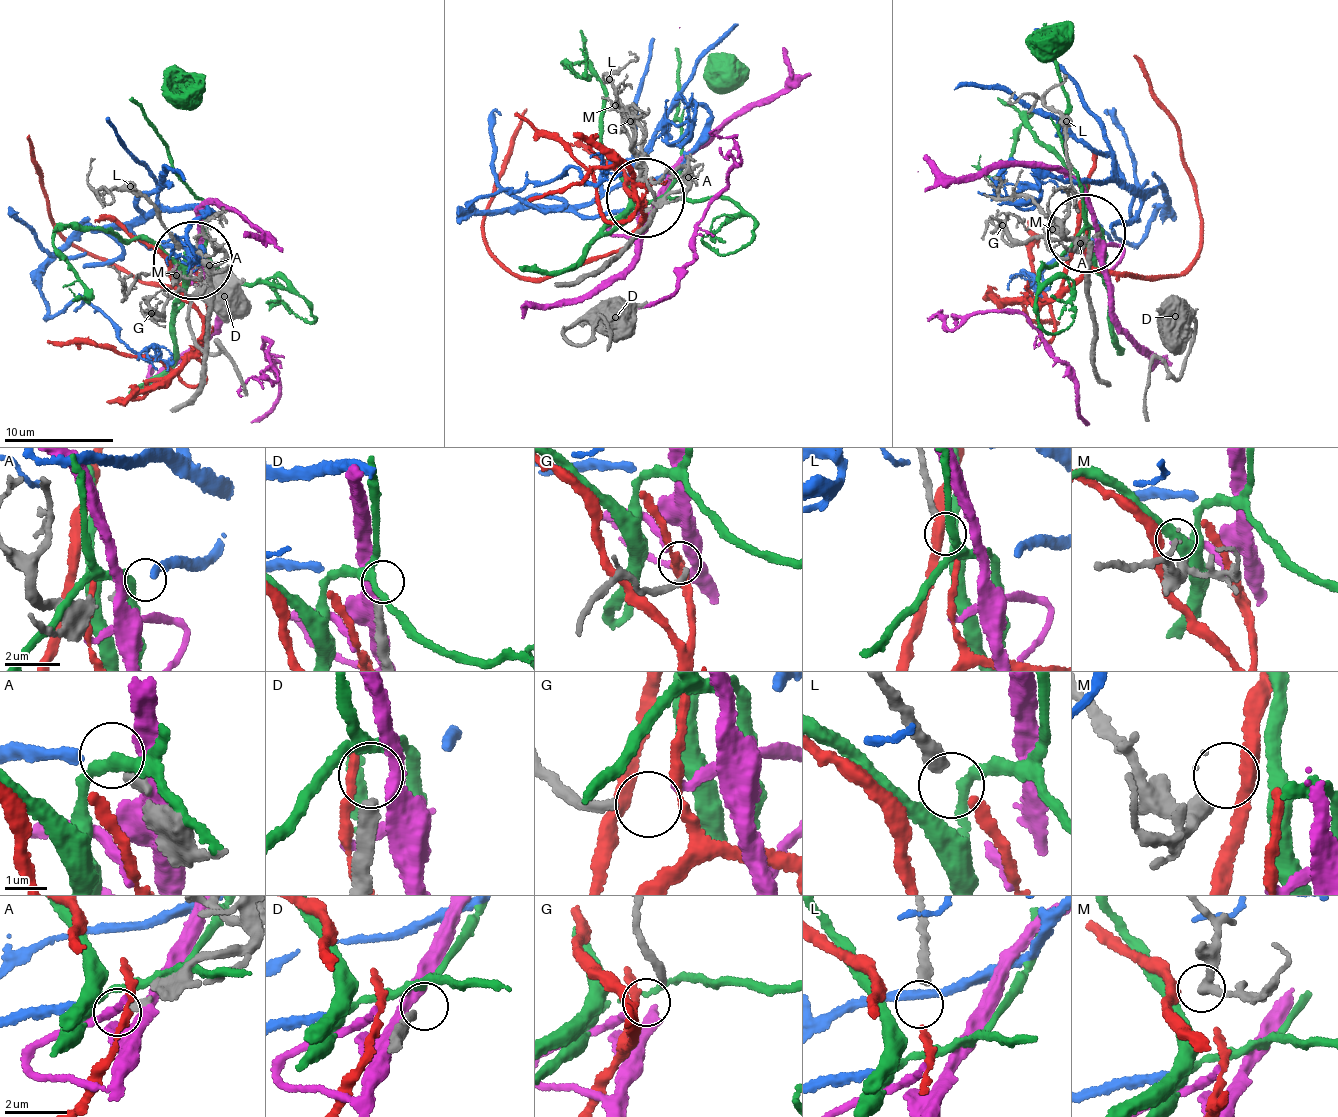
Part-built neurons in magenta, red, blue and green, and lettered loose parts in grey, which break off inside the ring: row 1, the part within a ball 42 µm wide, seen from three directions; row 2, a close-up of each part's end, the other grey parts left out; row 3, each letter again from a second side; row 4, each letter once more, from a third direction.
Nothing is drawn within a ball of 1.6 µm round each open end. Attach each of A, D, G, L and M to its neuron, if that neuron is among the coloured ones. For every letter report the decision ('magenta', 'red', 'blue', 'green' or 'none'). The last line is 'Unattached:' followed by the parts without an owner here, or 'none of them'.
A: blue
D: none
G: magenta
L: red
M: none
Unattached: D, M

